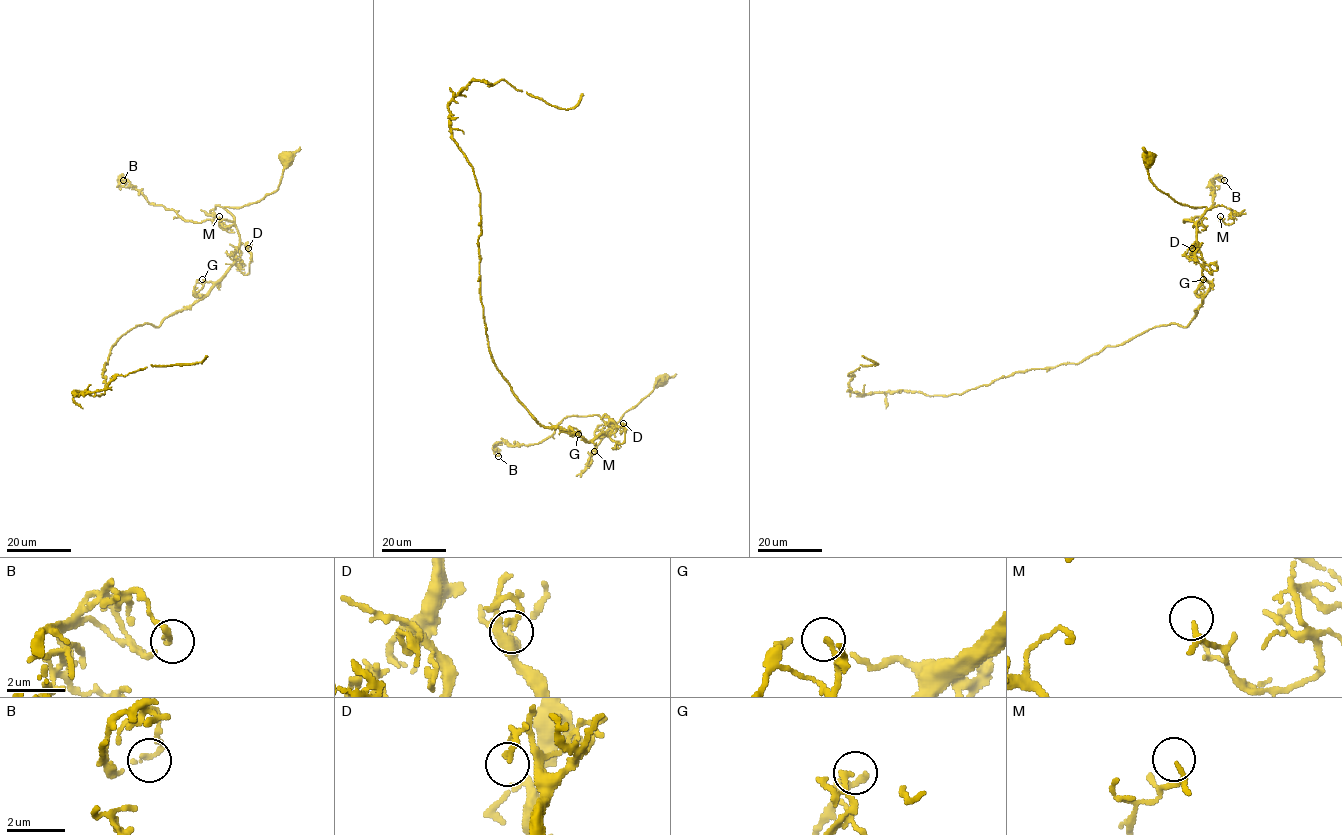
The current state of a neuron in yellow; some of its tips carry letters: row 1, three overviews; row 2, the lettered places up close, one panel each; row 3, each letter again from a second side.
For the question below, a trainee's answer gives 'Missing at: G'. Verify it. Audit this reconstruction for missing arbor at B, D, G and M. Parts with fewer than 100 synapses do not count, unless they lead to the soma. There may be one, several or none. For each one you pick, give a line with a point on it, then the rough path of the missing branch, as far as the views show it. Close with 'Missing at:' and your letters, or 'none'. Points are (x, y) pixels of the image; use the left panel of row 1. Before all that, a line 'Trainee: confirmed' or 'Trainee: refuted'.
Trainee: refuted
Missing at: none

